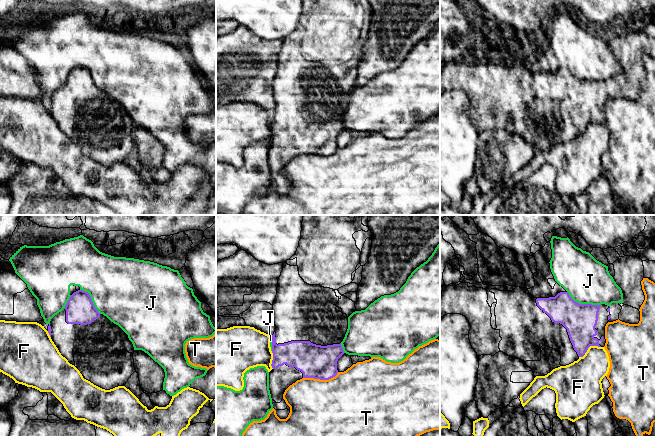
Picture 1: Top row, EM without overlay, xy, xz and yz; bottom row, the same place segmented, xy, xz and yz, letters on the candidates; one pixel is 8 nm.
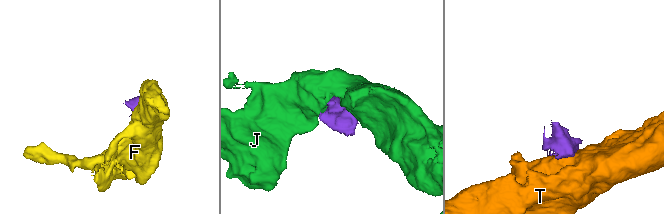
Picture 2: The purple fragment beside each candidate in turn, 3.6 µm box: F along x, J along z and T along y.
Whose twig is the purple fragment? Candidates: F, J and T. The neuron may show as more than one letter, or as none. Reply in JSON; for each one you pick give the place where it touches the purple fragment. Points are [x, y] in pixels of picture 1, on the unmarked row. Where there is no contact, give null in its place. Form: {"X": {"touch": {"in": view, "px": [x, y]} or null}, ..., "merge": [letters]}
{"merge": []}

